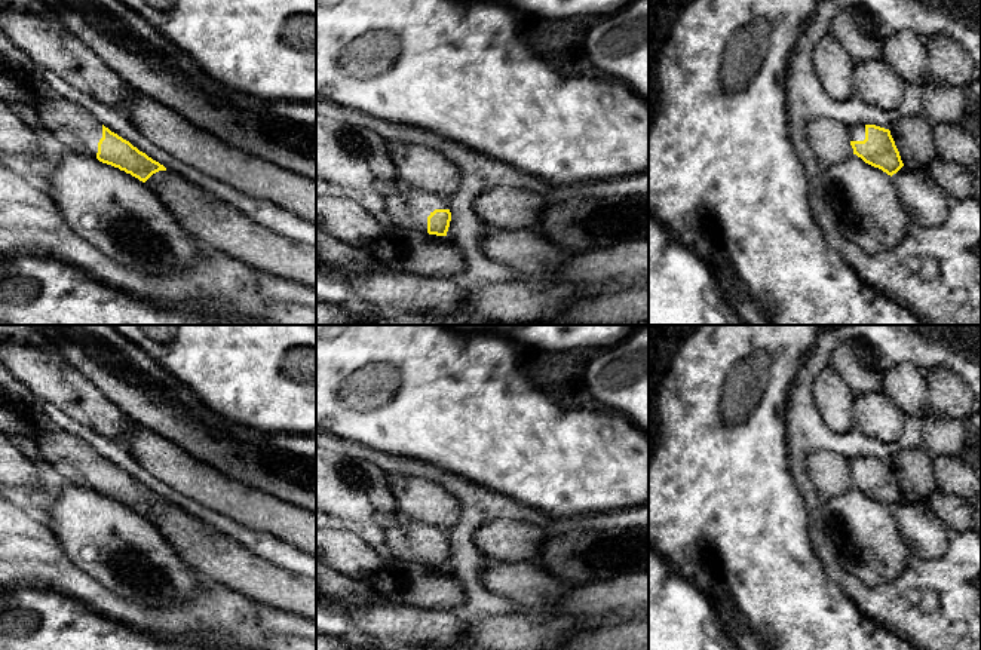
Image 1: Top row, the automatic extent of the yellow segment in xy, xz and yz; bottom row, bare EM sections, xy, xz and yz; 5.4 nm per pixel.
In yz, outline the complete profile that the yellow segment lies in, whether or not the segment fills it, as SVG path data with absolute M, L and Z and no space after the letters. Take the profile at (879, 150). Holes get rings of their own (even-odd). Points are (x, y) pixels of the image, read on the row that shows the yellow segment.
M855 125L849 128L849 134L853 154L865 163L890 177L904 166L889 129L876 125Z

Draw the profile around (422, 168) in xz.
M392 142L395 172L411 188L448 196L459 186L459 169L439 151L420 144Z

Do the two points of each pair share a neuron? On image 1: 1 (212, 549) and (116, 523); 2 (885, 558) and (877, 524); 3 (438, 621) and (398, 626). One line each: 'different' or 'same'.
1: different
2: same
3: same

